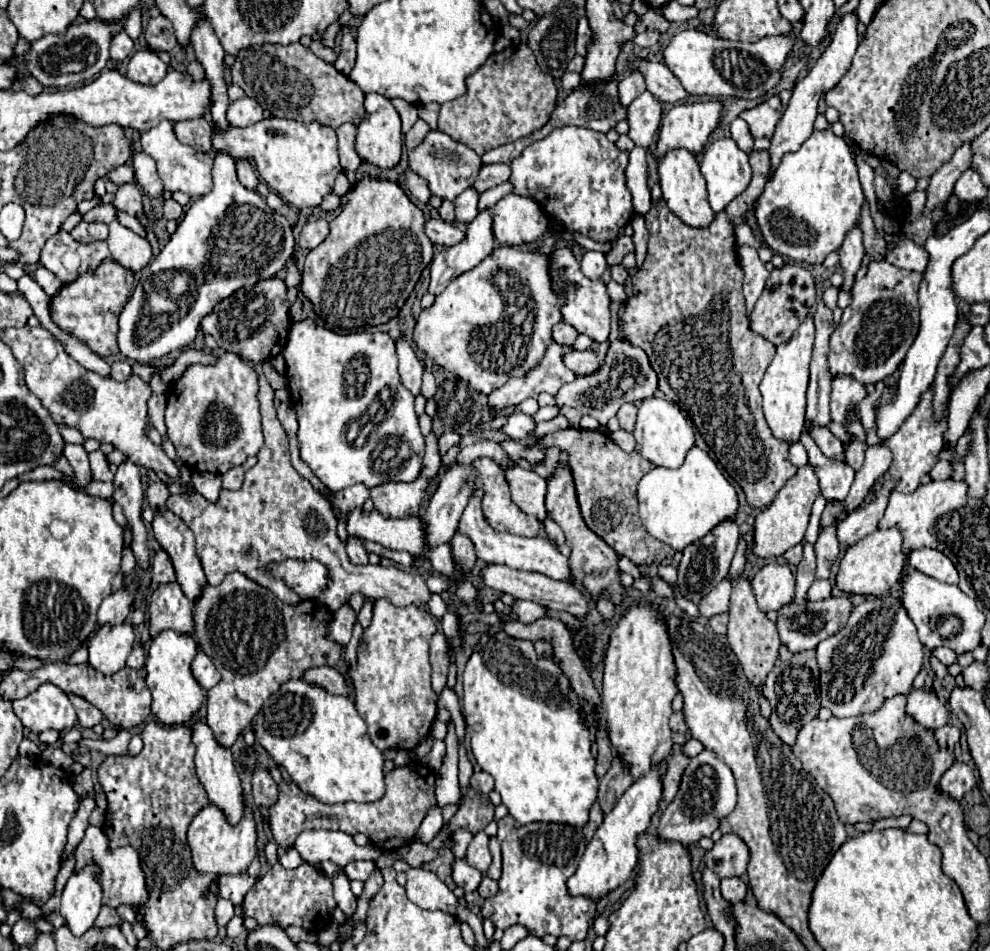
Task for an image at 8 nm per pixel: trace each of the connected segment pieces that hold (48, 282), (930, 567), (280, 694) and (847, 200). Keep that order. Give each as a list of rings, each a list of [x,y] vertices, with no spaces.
[[[40,266],[40,268],[34,272],[34,280],[40,284],[40,288],[42,288],[50,298],[54,298],[54,296],[60,292],[60,288],[64,286],[64,284],[60,284],[60,280],[58,280],[50,270],[46,270],[44,266]]]
[[[918,548],[910,554],[910,564],[926,576],[932,576],[946,584],[958,584],[958,570],[948,556],[934,548]]]
[[[290,680],[264,702],[262,710],[256,716],[254,732],[258,744],[274,758],[276,764],[282,764],[286,768],[292,782],[322,802],[376,802],[386,794],[384,754],[372,744],[368,726],[356,712],[352,698],[332,696],[326,690],[308,686],[302,680]]]
[[[814,130],[812,136],[800,146],[800,150],[784,156],[780,168],[776,168],[772,180],[766,184],[764,192],[758,198],[756,220],[768,248],[794,262],[816,266],[822,264],[830,252],[836,252],[848,232],[860,222],[862,202],[864,192],[858,180],[858,168],[852,158],[852,148],[844,142],[844,138],[834,136],[830,130]]]

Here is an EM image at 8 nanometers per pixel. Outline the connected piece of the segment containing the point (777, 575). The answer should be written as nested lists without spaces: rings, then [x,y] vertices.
[[[774,560],[756,572],[752,588],[760,610],[780,610],[794,598],[794,574],[786,562]]]

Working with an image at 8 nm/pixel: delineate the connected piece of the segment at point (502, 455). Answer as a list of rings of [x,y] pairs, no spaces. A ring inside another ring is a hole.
[[[494,440],[466,446],[466,448],[458,454],[458,460],[460,460],[460,462],[470,462],[470,460],[476,460],[476,458],[490,458],[490,460],[496,462],[502,470],[518,466],[514,460],[508,458],[508,454],[502,450],[502,446],[500,446],[498,442],[494,442]]]

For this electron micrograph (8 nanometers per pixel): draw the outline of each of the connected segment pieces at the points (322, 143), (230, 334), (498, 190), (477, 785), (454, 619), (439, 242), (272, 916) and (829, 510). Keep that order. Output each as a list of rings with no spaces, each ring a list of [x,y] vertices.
[[[264,118],[260,124],[254,124],[252,128],[218,128],[212,124],[212,150],[224,152],[234,158],[254,158],[258,172],[262,174],[264,182],[270,186],[272,192],[278,192],[280,198],[296,208],[306,206],[318,206],[326,194],[332,192],[334,180],[338,172],[342,170],[338,164],[338,150],[336,150],[336,132],[332,128],[324,128],[322,124],[300,124],[296,120],[280,120],[280,118]]]
[[[270,278],[258,282],[254,288],[242,288],[234,292],[228,300],[216,304],[216,308],[202,318],[200,328],[204,334],[214,336],[218,346],[226,352],[234,352],[254,364],[272,360],[284,350],[290,328],[284,282]]]
[[[504,182],[504,184],[496,186],[496,188],[490,188],[490,190],[482,192],[482,194],[480,194],[478,208],[480,208],[480,210],[484,210],[484,208],[492,208],[492,206],[494,206],[498,200],[502,200],[510,190],[512,190],[510,182]]]
[[[476,770],[476,772],[472,774],[470,786],[472,786],[472,790],[476,790],[476,792],[480,792],[480,794],[488,794],[488,792],[494,788],[494,780],[492,780],[490,774],[486,774],[486,772],[482,772],[482,770]]]
[[[446,610],[444,618],[442,618],[442,632],[444,632],[444,636],[448,638],[448,642],[450,642],[450,638],[458,632],[458,622],[460,622],[460,620],[458,620],[458,614]]]
[[[440,218],[426,220],[424,234],[436,246],[452,246],[452,244],[458,244],[464,238],[464,232],[460,228],[456,228],[454,224],[448,224],[448,222],[440,220]]]
[[[274,864],[268,868],[268,872],[248,890],[246,898],[244,898],[244,914],[250,916],[250,918],[256,918],[258,924],[276,924],[280,928],[286,928],[286,926],[300,926],[300,928],[306,928],[306,930],[318,930],[314,928],[318,922],[324,922],[328,924],[330,920],[330,914],[334,910],[336,902],[334,902],[334,888],[332,888],[332,882],[314,870],[314,866],[310,864],[302,864],[298,866],[296,870],[286,870],[282,868],[282,864]]]
[[[840,502],[828,504],[828,506],[824,508],[824,512],[822,512],[822,520],[820,520],[820,526],[822,526],[822,528],[824,528],[824,526],[830,526],[830,524],[834,522],[836,514],[840,512],[840,508],[842,508],[842,504],[840,504]]]

